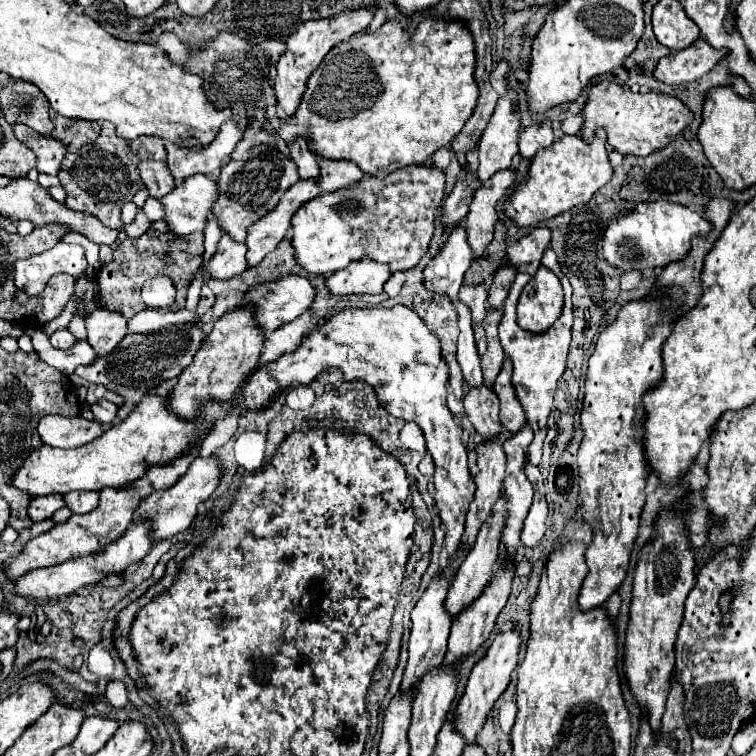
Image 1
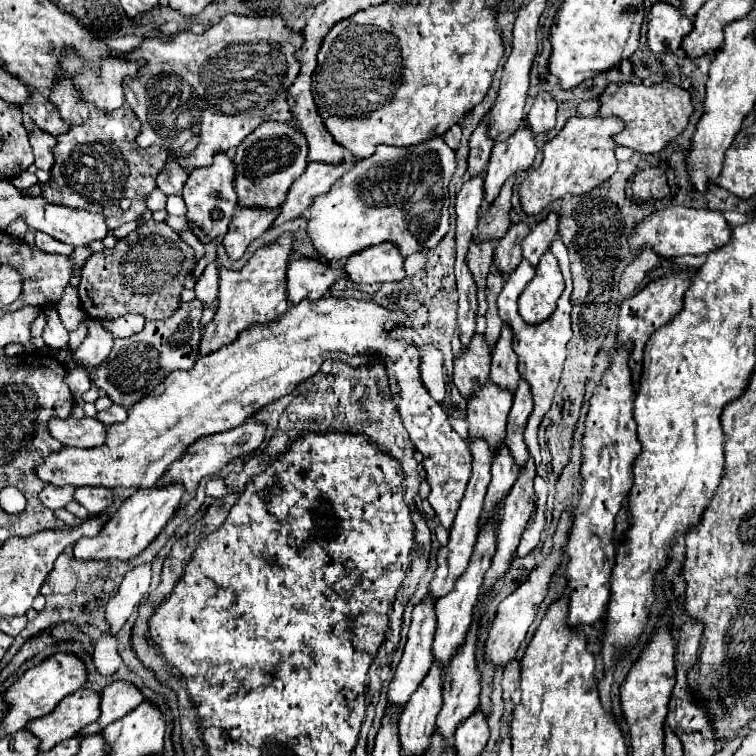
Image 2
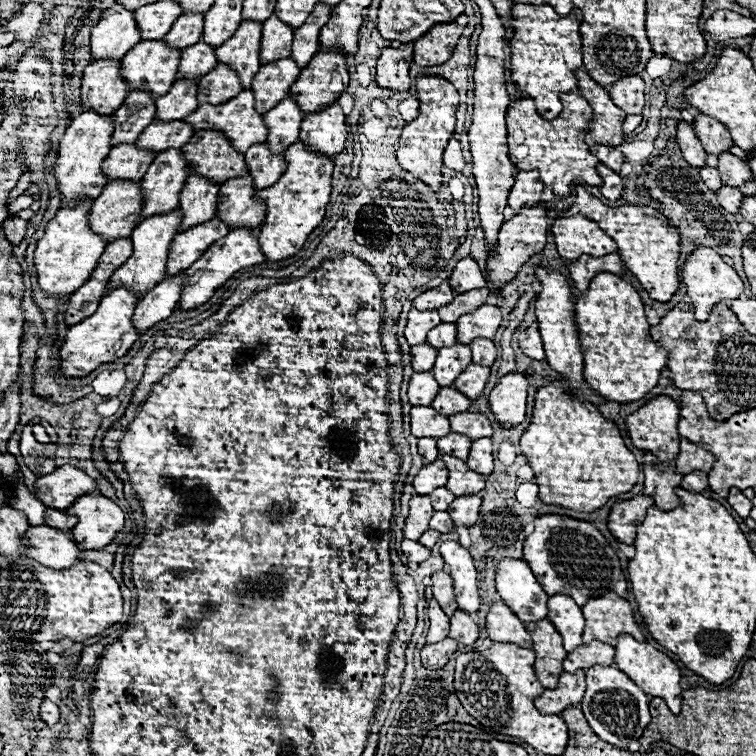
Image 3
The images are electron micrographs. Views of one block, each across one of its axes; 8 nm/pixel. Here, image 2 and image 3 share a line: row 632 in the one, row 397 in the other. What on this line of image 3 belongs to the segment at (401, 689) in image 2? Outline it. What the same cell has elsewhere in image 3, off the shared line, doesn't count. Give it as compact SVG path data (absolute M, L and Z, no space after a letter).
M414 372L410 378L410 384L408 384L408 400L412 406L430 404L432 398L436 396L438 388L440 386L436 384L432 372Z

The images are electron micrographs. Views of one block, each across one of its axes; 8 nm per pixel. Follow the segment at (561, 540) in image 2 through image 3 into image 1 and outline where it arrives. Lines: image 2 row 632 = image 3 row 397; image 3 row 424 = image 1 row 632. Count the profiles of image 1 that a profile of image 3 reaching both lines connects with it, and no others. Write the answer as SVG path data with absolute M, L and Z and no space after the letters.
M506 630L506 632L500 632L492 646L488 648L486 656L472 668L472 674L468 678L468 684L466 684L466 690L456 706L456 712L454 712L454 730L460 732L464 736L464 740L468 744L476 742L476 736L478 732L482 730L488 714L492 712L494 708L494 702L500 698L500 694L506 690L508 682L510 682L510 674L512 670L516 668L518 664L518 652L520 652L520 634L514 632L514 630Z

